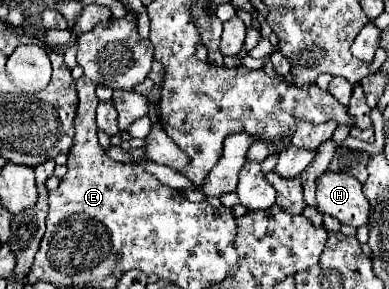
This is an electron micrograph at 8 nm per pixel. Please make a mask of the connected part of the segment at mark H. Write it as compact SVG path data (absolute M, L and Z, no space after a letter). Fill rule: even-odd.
M326 172L316 180L316 210L354 228L368 224L370 218L370 206L362 194L362 184L354 176L342 172Z

